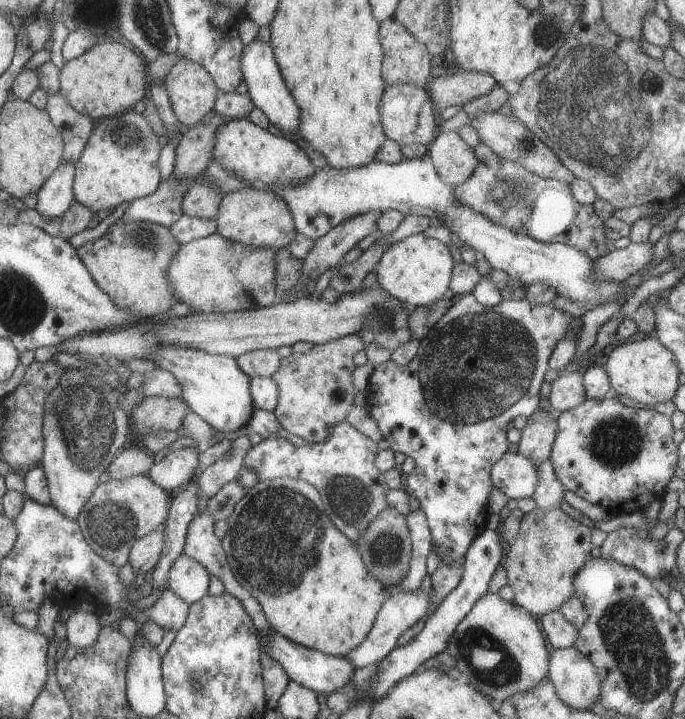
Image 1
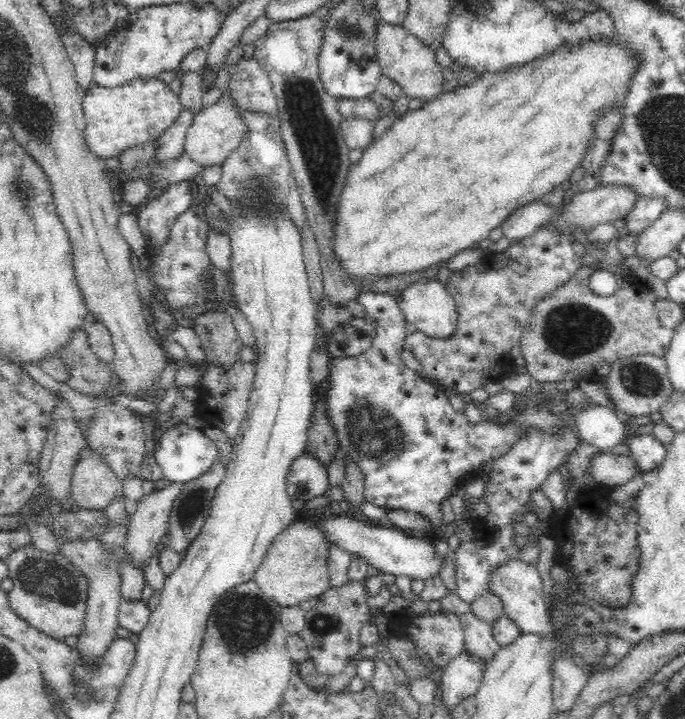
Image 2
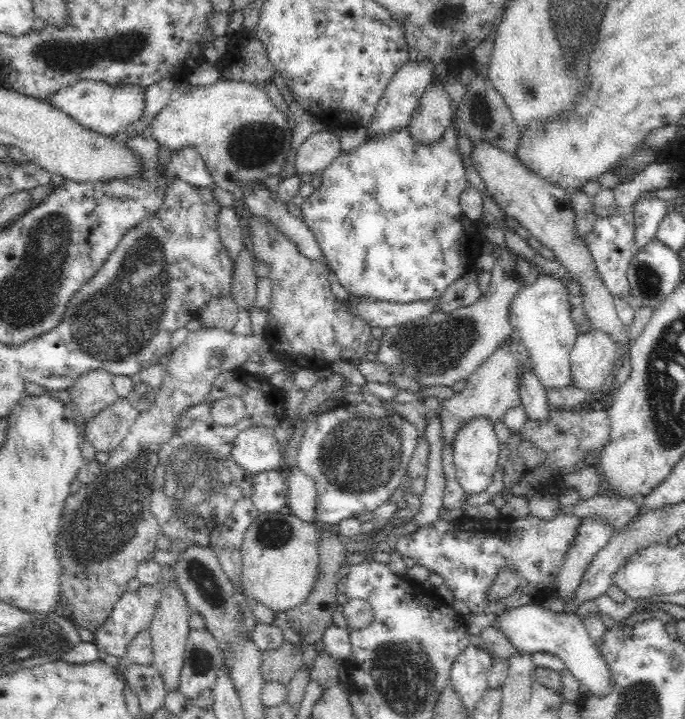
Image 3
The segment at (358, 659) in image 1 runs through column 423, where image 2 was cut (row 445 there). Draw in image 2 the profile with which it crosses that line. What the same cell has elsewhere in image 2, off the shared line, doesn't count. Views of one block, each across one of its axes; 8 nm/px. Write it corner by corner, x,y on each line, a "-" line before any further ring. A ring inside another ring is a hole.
588,406
573,419
578,429
578,437
596,446
602,453
608,453
608,450
624,442
624,423
611,407

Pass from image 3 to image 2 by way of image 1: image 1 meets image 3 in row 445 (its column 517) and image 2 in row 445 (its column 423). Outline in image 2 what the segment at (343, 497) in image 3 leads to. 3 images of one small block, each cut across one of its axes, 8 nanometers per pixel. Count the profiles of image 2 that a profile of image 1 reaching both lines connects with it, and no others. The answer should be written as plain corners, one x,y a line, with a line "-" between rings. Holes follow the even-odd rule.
370,290
361,291
360,296
356,298
356,301
360,303
366,310
366,315
376,321
374,326
374,340
372,346
362,352
362,354
357,354
356,356
347,356
346,358
332,358
329,362
329,376
327,378
327,388
326,388
326,413
328,413
328,419
332,423
332,427
336,429
336,439
338,439
338,454
348,463
348,460
352,460
357,464
359,470
364,474
365,477
365,494
366,501
375,504
382,508
392,508
394,510
400,508
402,510
408,510
418,515
423,515
425,518
430,519
430,533
426,534
426,538
434,538
434,534
438,528
443,524
441,503
447,499
449,493
455,485
465,484
469,479
474,478
476,475
480,475
482,471
483,463
495,459
494,462
498,462
498,458
502,458
502,455
512,446
513,442
516,442
520,437
523,437
528,429
533,429
531,427
521,430
515,421
511,419
517,411
524,410
526,408
534,408
535,410
542,410
547,407
547,404
552,401
556,402
558,399
564,398
566,392
558,392
558,395
552,395
541,388
537,393
533,394
530,398
525,398
525,401
520,404
520,406
515,407
511,413
503,416
500,419
490,421
483,420
472,424
467,421
464,415
464,409
456,410
452,404
452,400
448,398
448,395
444,394
444,391
436,389
434,382
418,376
414,373
410,367
406,366
406,363
401,359
399,351
404,348
406,331
404,329
405,316
395,301
395,298
391,293
376,293

